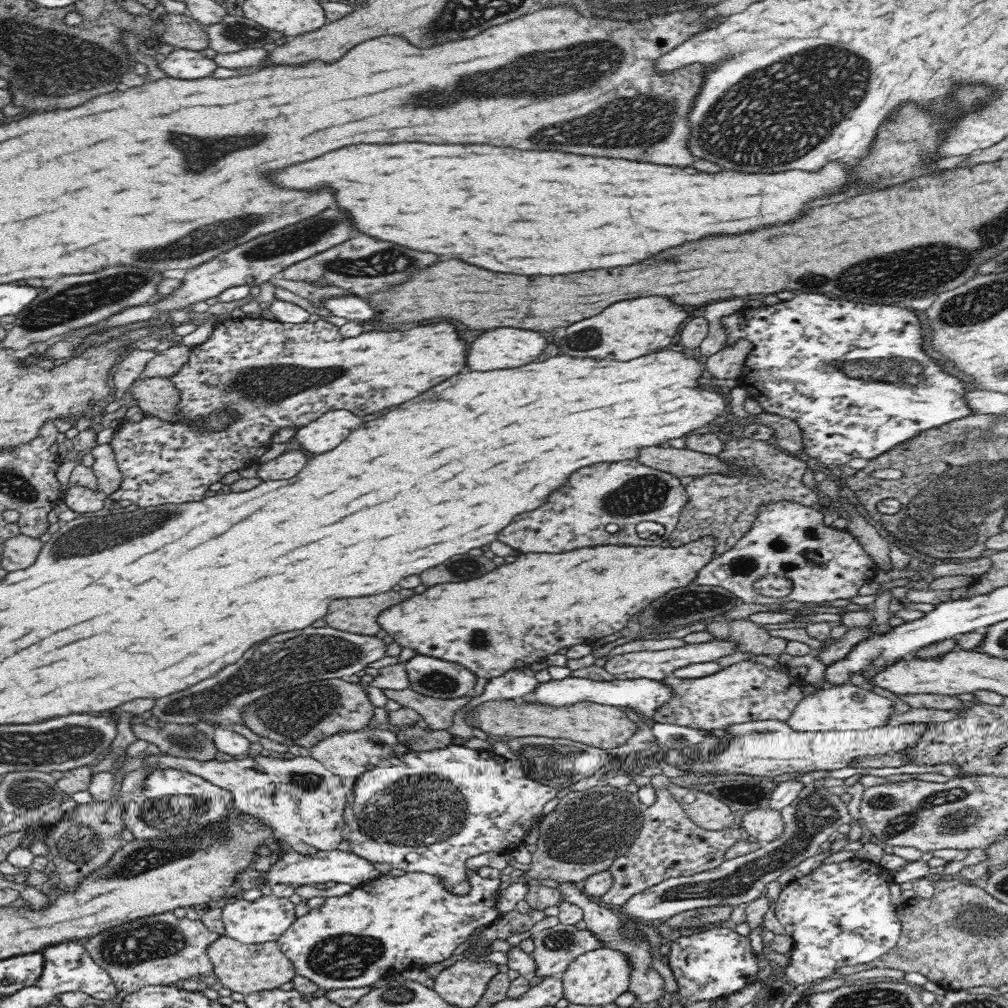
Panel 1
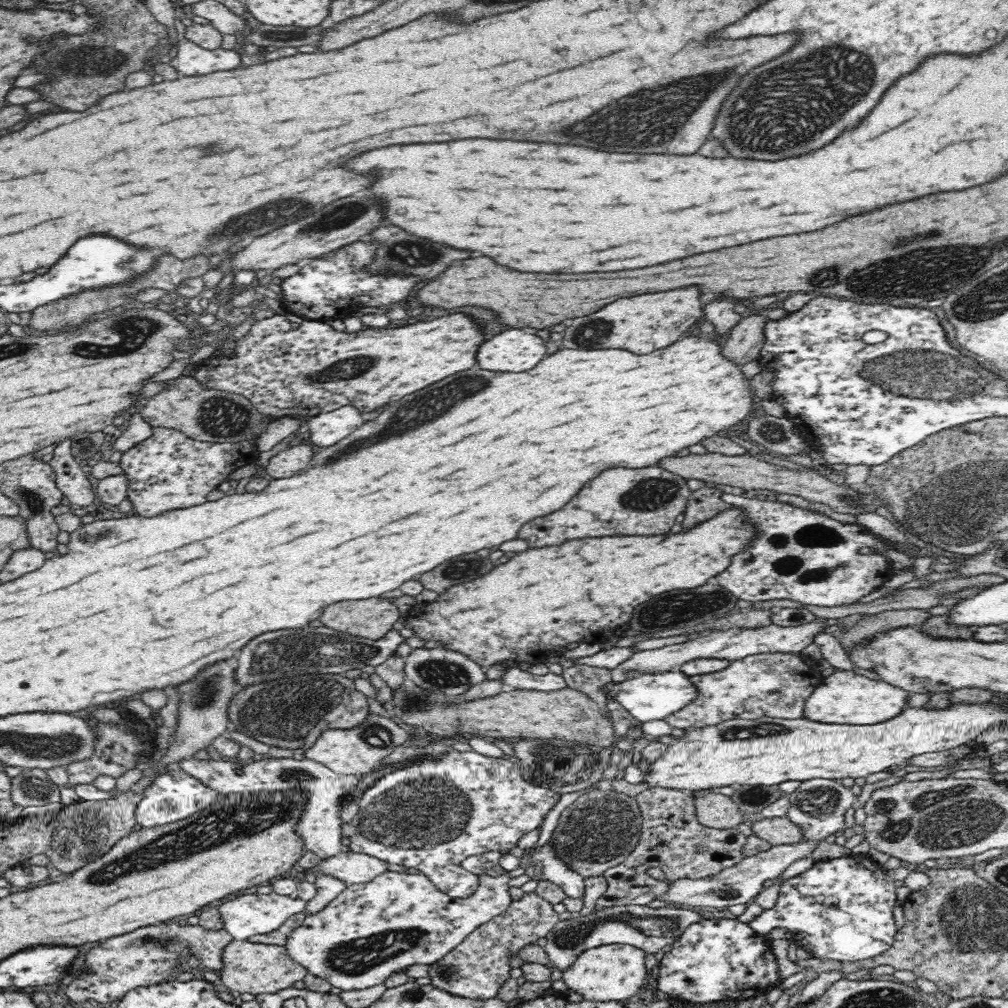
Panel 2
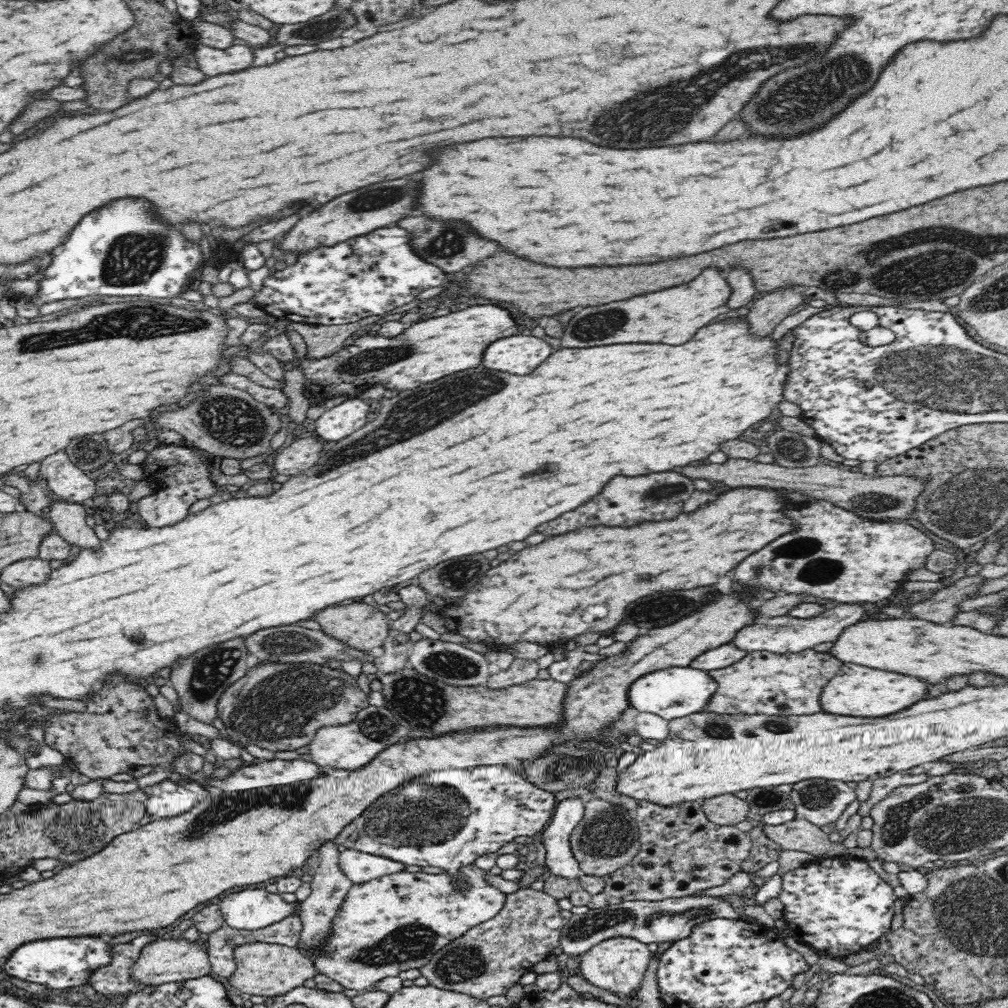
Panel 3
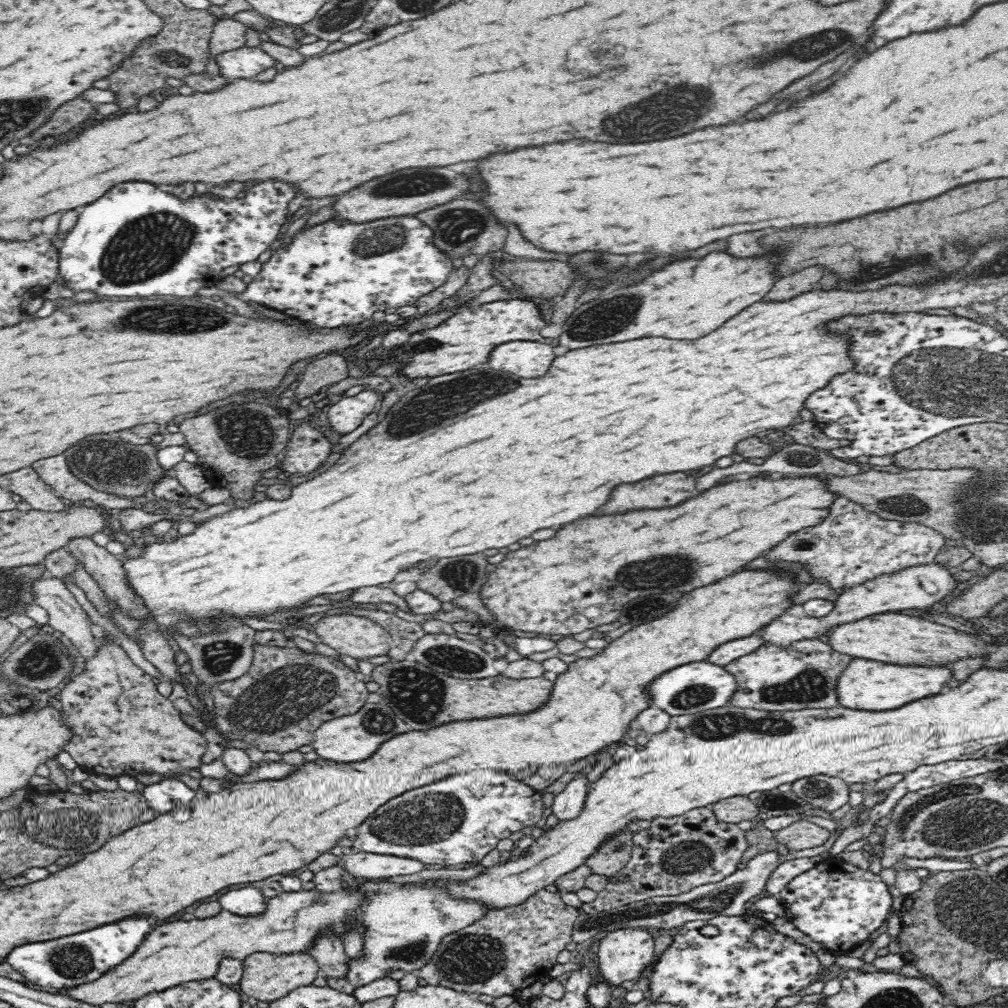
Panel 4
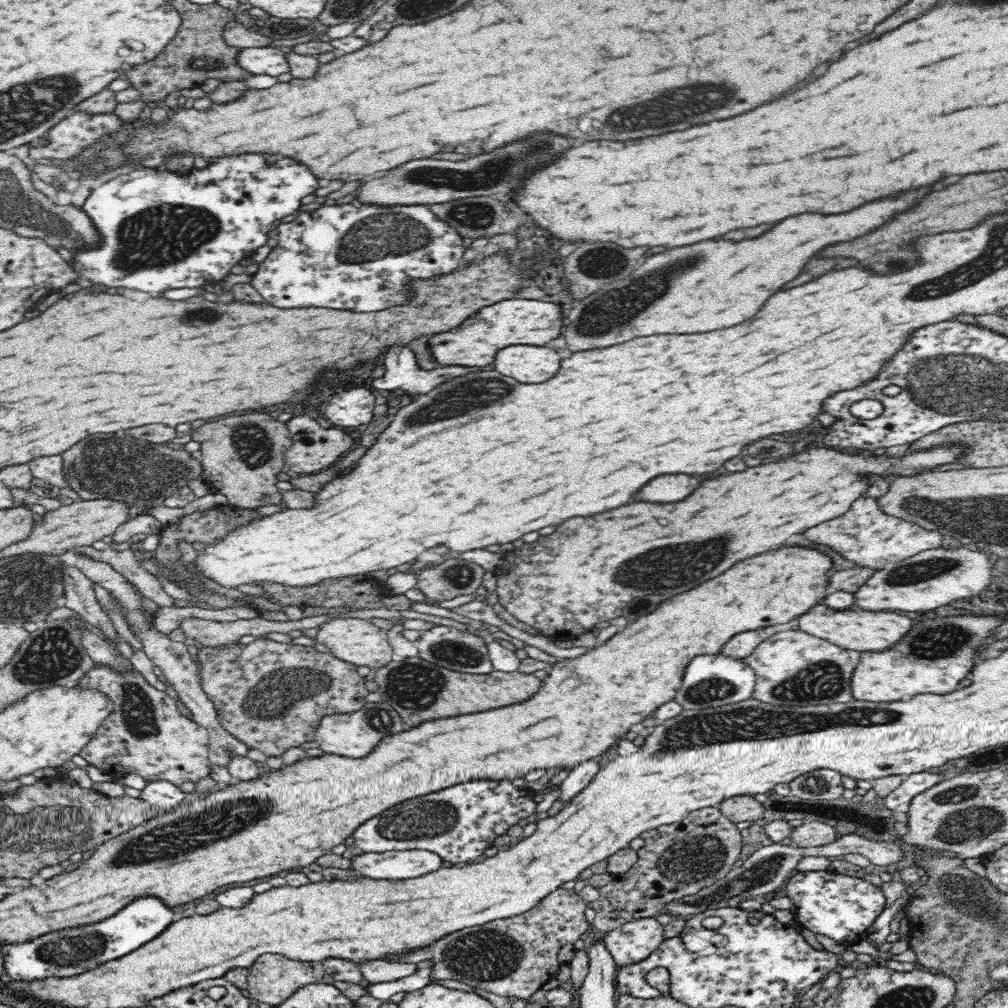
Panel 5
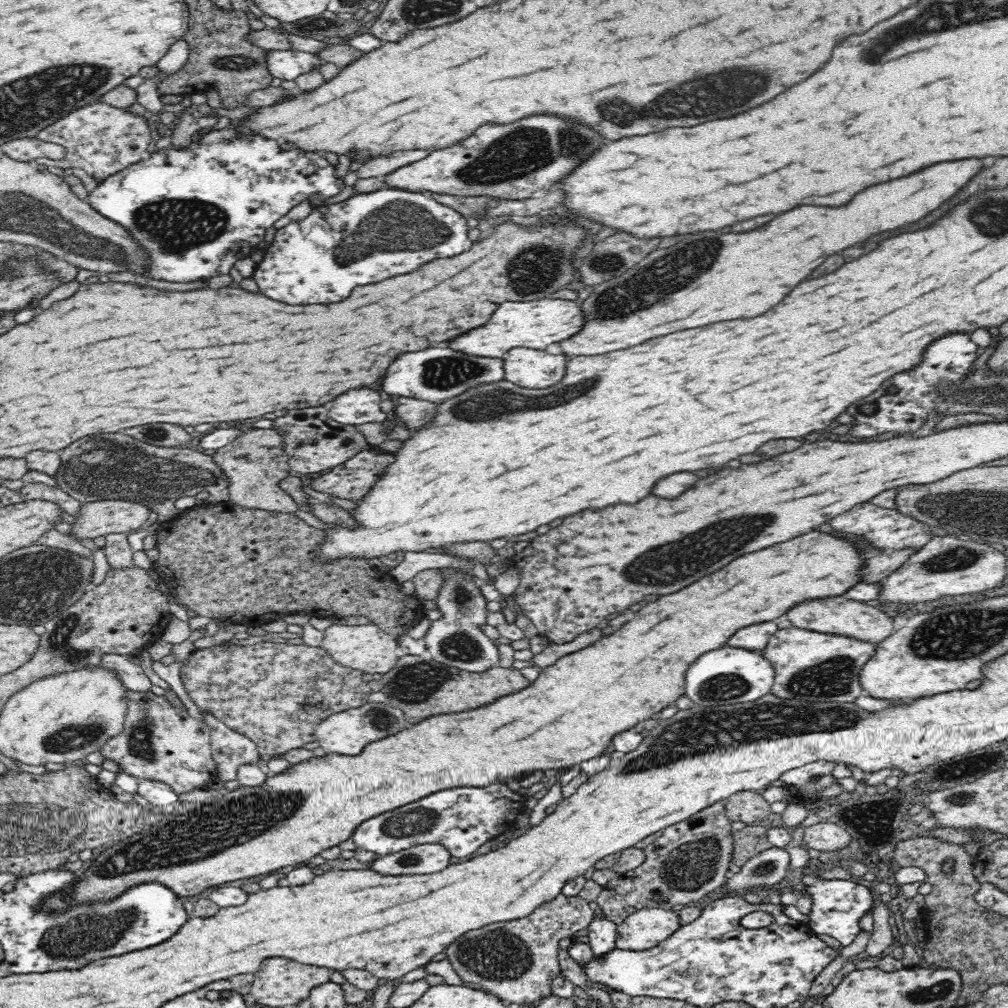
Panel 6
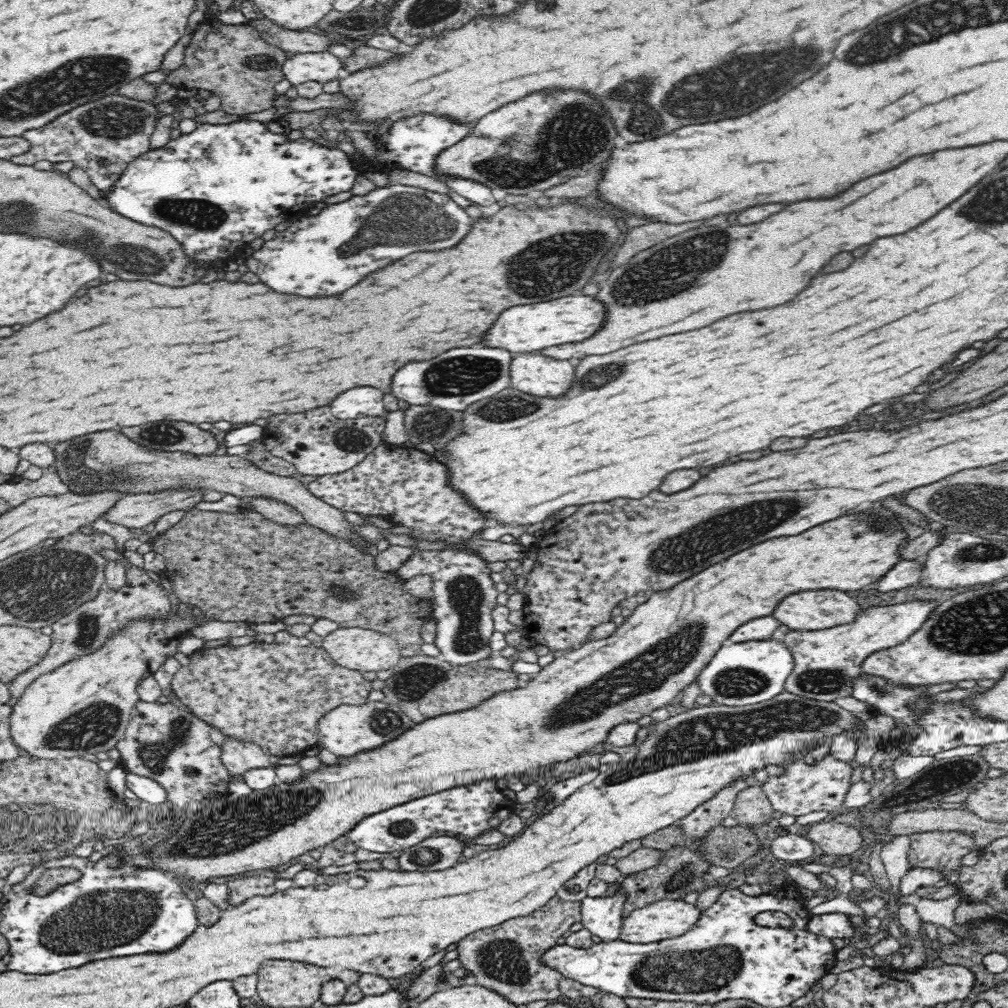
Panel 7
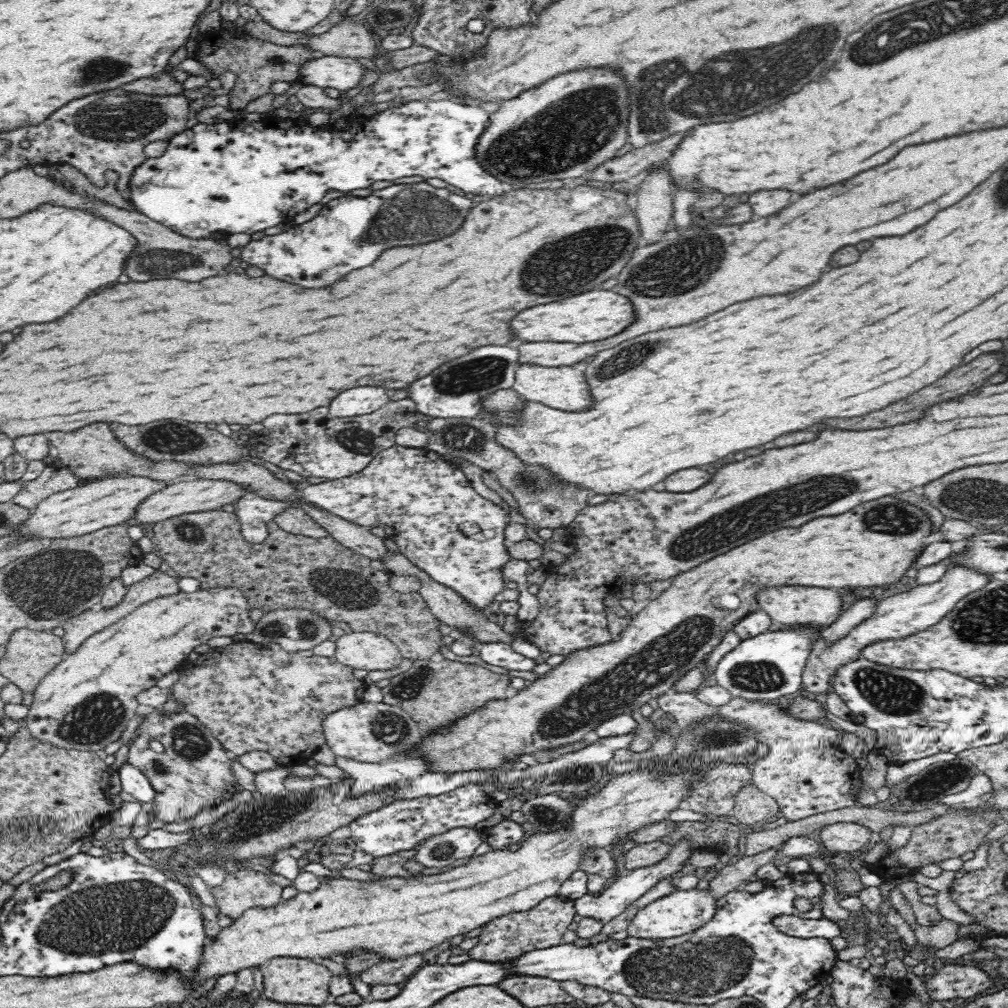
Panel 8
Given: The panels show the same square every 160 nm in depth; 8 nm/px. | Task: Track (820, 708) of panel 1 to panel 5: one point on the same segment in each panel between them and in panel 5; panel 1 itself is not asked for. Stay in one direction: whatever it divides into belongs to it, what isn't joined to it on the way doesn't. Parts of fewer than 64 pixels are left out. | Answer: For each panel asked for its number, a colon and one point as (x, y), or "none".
2: (843, 697)
3: (855, 691)
4: (872, 686)
5: (916, 665)

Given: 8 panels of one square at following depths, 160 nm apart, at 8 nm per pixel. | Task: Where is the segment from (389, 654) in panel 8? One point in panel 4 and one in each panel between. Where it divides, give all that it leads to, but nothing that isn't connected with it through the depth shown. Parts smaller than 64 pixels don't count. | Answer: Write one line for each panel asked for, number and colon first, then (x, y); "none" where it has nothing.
4: (352, 635)
5: (358, 641)
6: (368, 648)
7: (362, 649)

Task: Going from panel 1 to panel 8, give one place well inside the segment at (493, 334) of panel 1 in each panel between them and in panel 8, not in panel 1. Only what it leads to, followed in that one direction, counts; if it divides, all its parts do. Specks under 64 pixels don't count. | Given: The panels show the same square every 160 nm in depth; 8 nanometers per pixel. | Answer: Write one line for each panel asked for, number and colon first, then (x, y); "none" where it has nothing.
2: (514, 349)
3: (519, 354)
4: (527, 359)
5: (528, 364)
6: (528, 368)
7: (534, 373)
8: (563, 387)

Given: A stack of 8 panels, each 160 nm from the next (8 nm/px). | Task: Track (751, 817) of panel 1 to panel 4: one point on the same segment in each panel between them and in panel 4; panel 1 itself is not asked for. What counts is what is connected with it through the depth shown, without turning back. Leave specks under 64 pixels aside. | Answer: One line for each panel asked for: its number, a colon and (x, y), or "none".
2: (778, 830)
3: (800, 835)
4: (802, 834)

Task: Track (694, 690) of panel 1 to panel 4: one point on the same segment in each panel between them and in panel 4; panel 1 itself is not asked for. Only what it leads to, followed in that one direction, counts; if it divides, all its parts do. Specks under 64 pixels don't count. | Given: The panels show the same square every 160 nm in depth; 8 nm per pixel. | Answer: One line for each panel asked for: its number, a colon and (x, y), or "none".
2: (777, 685)
3: (764, 683)
4: (804, 675)

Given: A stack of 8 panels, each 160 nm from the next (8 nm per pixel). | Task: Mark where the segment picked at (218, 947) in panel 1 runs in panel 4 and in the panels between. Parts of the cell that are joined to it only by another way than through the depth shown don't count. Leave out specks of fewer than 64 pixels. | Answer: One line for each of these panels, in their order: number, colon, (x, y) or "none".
2: (248, 966)
3: (263, 969)
4: (268, 977)

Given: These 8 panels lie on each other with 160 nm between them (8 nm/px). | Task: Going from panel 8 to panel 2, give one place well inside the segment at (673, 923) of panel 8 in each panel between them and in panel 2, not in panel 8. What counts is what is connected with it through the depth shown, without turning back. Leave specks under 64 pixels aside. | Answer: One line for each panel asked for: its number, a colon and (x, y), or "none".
2: (615, 972)
3: (618, 965)
4: (623, 955)
5: (628, 944)
6: (644, 929)
7: (664, 919)

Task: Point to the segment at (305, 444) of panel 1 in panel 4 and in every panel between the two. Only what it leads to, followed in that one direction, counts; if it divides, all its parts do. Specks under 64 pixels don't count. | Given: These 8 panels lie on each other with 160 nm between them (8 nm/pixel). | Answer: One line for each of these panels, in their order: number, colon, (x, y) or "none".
2: (325, 429)
3: (343, 419)
4: (346, 415)

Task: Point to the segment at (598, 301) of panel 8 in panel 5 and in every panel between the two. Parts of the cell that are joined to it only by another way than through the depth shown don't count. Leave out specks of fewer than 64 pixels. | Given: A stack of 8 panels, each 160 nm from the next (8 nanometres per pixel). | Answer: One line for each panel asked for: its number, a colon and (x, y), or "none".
5: (474, 343)
6: (536, 325)
7: (520, 329)

